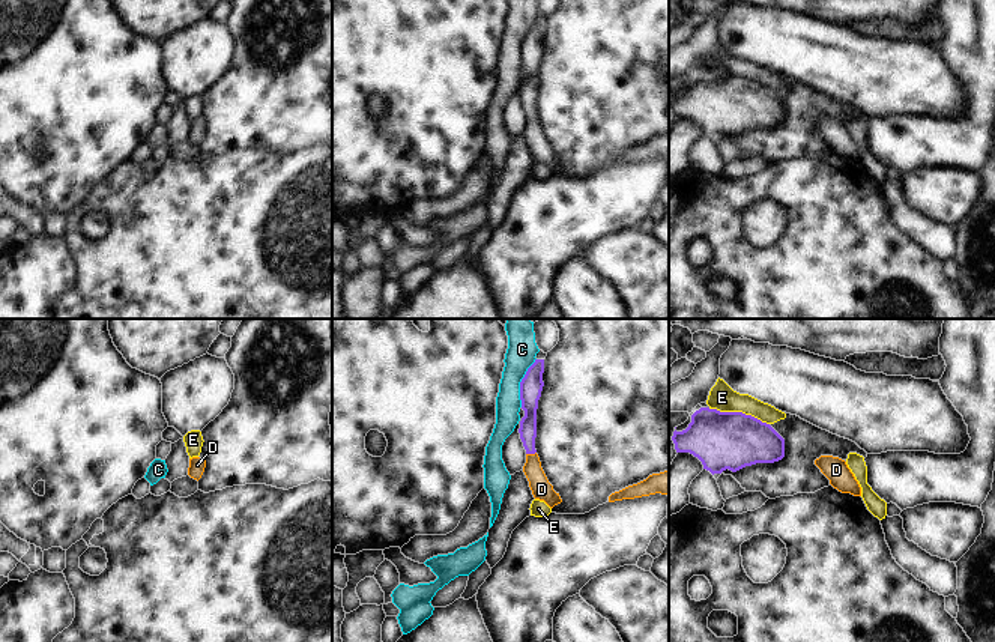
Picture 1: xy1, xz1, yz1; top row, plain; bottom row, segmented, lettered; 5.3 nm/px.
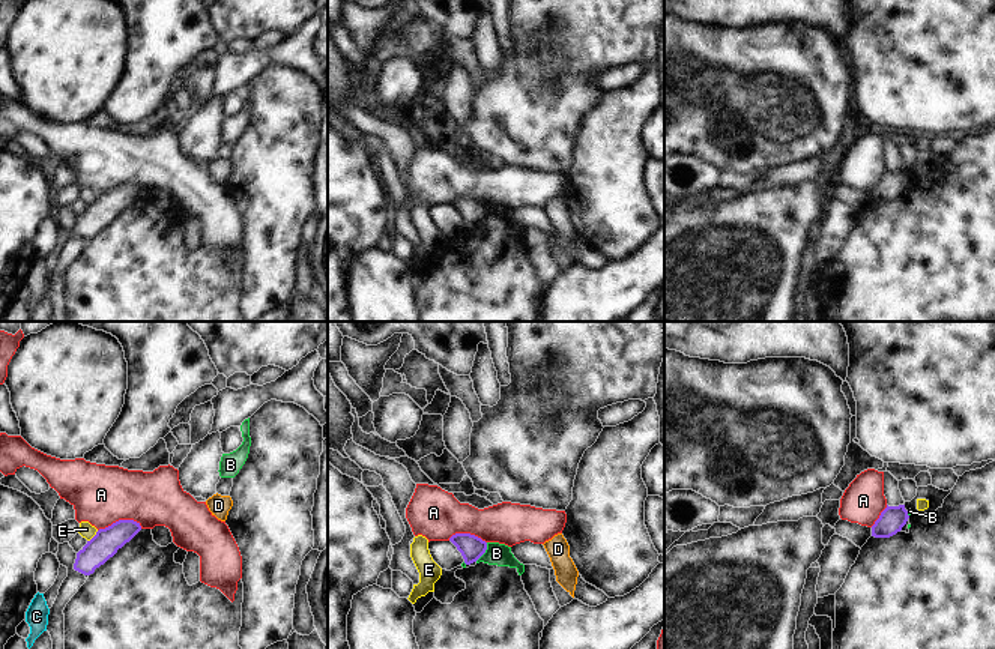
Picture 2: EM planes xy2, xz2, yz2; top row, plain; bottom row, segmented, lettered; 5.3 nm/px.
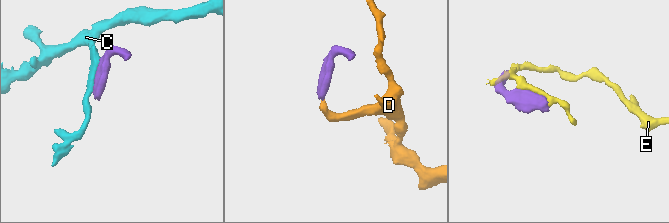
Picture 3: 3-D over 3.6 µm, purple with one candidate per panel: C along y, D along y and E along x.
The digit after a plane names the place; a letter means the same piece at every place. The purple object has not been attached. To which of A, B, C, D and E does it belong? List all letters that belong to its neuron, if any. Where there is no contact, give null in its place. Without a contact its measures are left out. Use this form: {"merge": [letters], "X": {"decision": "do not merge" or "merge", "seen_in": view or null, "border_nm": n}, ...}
{"merge": ["D"], "A": {"decision": "do not merge", "seen_in": "xy2", "border_nm": 240}, "B": {"decision": "do not merge", "seen_in": "xz2", "border_nm": 120}, "C": {"decision": "do not merge", "seen_in": "xz1", "border_nm": 280}, "D": {"decision": "merge", "seen_in": "xz1", "border_nm": 60}, "E": {"decision": "do not merge", "seen_in": "yz1", "border_nm": 340}}

